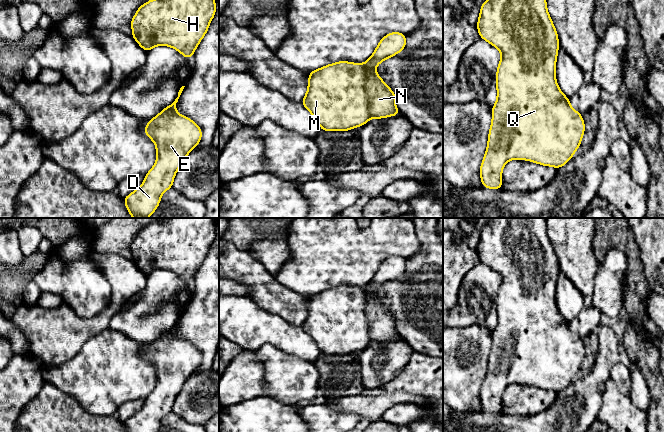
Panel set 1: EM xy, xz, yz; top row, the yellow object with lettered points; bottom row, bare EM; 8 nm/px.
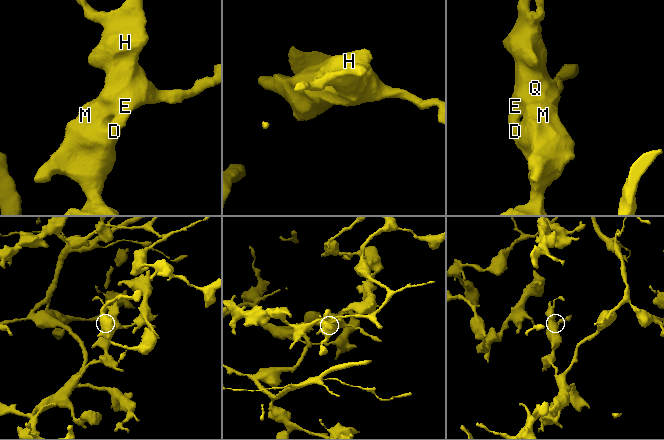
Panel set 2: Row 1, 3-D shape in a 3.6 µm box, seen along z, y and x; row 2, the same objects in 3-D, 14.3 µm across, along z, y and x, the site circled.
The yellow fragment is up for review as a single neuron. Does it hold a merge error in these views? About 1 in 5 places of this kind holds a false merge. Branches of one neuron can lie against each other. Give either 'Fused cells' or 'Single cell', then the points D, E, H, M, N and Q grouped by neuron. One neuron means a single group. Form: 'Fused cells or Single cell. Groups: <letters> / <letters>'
Single cell. Groups: D E H M N Q

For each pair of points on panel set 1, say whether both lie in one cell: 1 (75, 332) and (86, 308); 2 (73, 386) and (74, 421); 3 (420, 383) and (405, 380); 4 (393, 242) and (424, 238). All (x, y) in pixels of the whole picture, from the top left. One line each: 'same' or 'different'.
1: different
2: different
3: same
4: different

